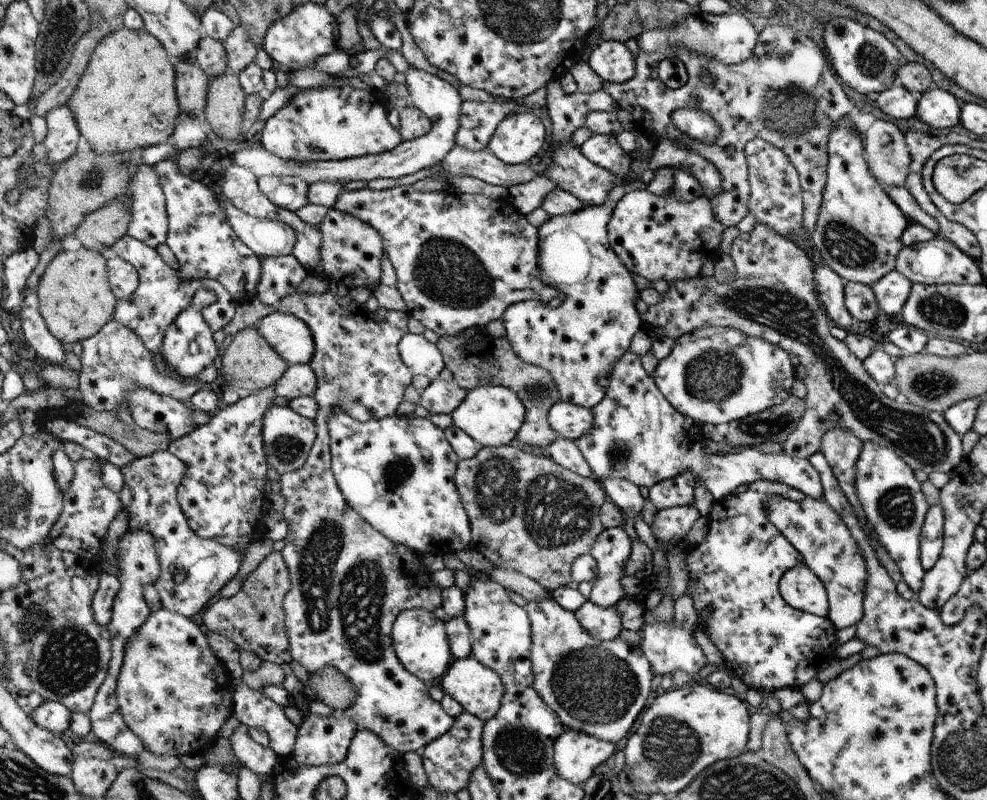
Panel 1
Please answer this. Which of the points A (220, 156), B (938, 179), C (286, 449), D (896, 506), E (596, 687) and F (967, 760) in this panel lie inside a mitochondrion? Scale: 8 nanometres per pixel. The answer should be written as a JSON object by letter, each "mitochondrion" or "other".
{"A":"other","B":"mitochondrion","C":"mitochondrion","D":"mitochondrion","E":"mitochondrion","F":"mitochondrion"}

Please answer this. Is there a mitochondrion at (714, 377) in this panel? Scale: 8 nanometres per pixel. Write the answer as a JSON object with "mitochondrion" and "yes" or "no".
{"mitochondrion":"yes"}

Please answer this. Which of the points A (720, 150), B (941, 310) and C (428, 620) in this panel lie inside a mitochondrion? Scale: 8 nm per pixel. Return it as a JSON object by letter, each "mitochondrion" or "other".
{"A":"other","B":"mitochondrion","C":"other"}

